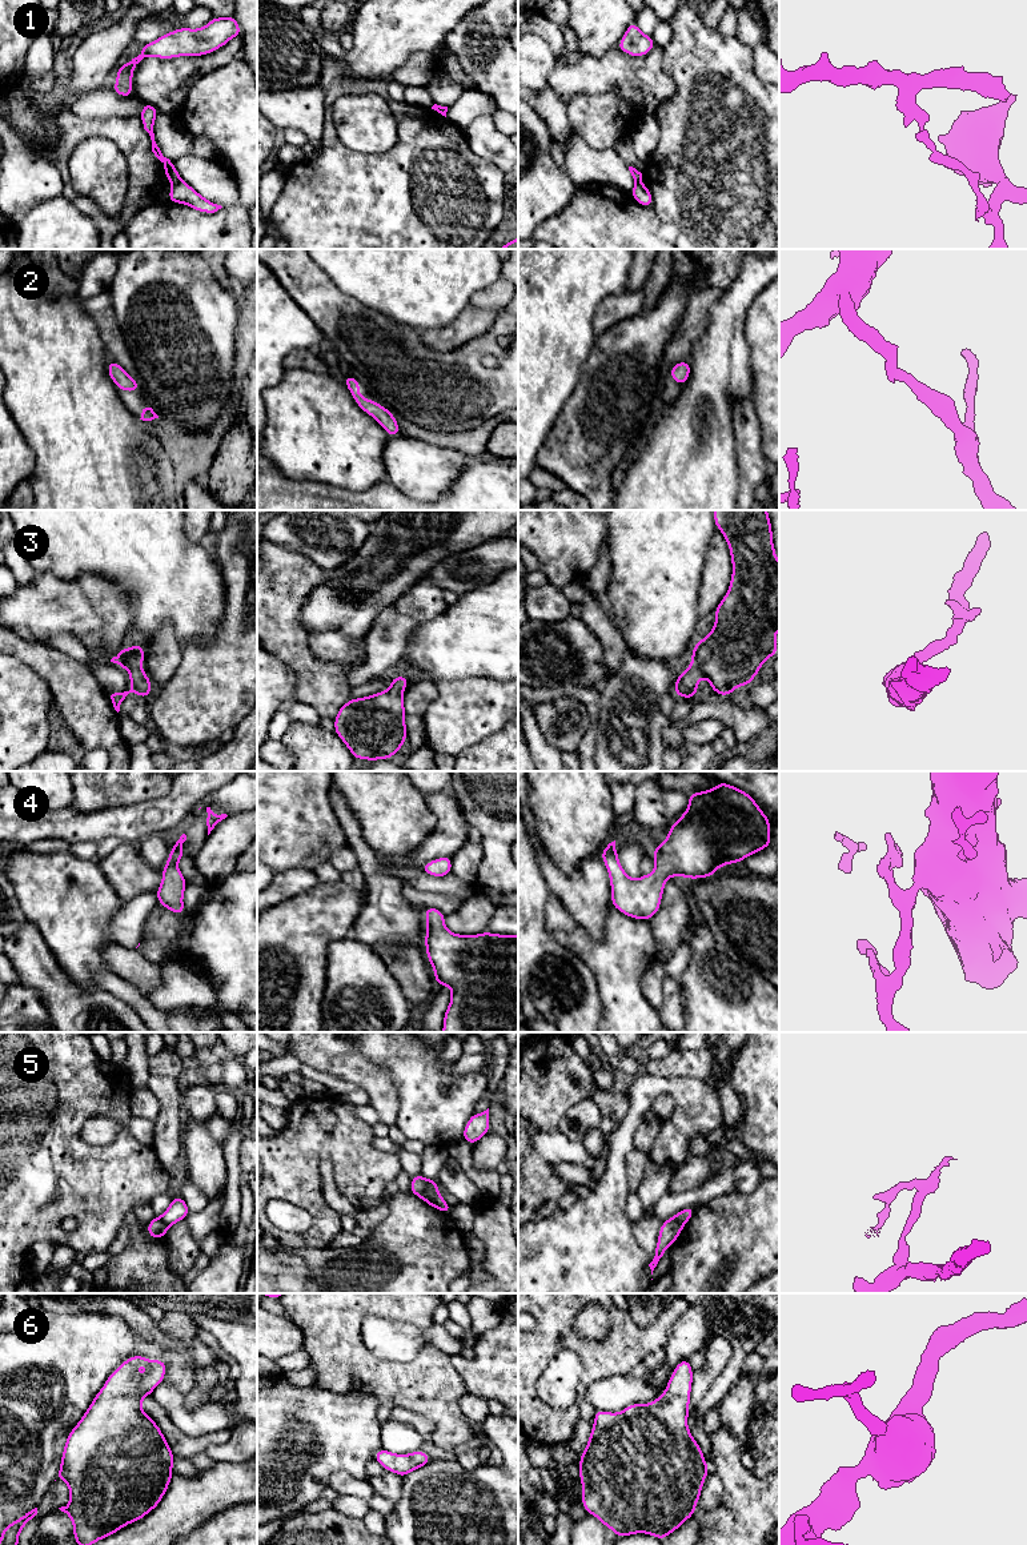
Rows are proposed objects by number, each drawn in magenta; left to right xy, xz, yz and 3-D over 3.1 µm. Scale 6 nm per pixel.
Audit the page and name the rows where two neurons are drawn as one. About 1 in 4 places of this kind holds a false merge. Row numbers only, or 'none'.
1, 5

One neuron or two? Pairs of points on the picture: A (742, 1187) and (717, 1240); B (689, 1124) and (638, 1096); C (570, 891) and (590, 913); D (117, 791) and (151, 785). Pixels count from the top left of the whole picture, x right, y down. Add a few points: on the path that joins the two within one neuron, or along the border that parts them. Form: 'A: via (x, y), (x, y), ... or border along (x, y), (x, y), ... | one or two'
A: border along (735, 1191), (742, 1194), (750, 1192) | two
B: via (689, 1107), (672, 1087), (656, 1087) | one
C: via (576, 897), (586, 907) | one
D: via (125, 785), (143, 785) | one

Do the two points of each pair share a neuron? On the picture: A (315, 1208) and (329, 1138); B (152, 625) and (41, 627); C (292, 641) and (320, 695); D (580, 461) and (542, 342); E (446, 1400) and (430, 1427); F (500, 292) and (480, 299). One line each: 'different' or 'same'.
A: same
B: different
C: same
D: different
E: different
F: same

